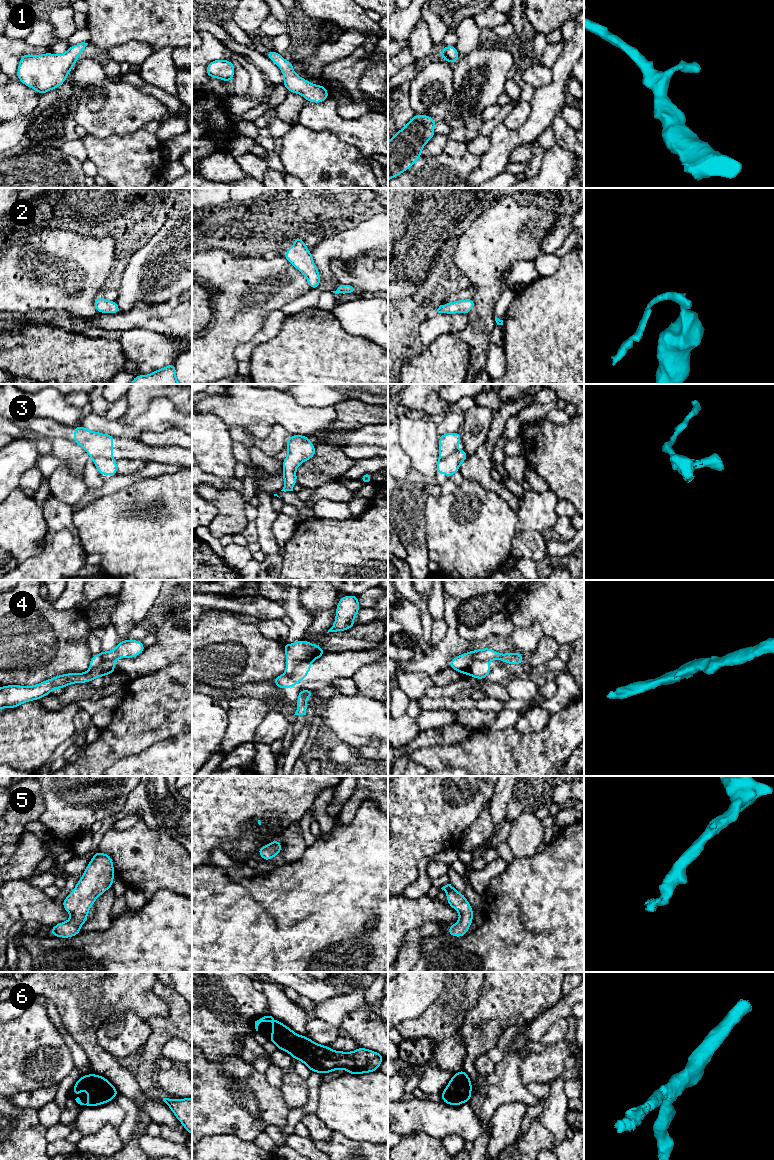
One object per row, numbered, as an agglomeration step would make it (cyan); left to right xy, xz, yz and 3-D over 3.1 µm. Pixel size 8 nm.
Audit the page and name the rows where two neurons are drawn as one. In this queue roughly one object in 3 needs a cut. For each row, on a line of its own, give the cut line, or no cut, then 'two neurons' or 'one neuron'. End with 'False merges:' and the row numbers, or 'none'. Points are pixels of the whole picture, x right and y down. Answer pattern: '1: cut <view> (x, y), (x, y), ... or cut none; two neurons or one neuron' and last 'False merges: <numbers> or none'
1: cut none; one neuron
2: cut none; one neuron
3: cut xy (112, 457), (95, 456), (92, 459); two neurons
4: cut xz (309, 661), (298, 663), (290, 674), (285, 673); two neurons
5: cut none; one neuron
6: cut none; one neuron
False merges: 3, 4

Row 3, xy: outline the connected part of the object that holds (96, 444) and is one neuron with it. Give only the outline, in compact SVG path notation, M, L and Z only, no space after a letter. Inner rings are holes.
M75 426L73 442L79 444L91 457L113 458L113 439L116 436L93 432L83 426Z

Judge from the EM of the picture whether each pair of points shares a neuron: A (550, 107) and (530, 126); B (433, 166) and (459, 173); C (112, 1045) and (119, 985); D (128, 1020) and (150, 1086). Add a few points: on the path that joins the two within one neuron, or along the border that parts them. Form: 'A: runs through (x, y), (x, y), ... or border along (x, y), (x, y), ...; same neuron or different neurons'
A: runs through (545, 112), (535, 122); same neuron
B: runs through (439, 172), (453, 173); same neuron
C: border along (139, 1017), (130, 1011), (115, 1012), (98, 1028); different neurons
D: border along (149, 1026), (151, 1029), (150, 1035), (140, 1048); different neurons

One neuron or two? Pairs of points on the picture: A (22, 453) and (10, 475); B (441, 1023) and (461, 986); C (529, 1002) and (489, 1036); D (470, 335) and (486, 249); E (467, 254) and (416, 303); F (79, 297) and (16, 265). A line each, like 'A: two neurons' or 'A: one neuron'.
A: one neuron
B: one neuron
C: one neuron
D: one neuron
E: two neurons
F: one neuron

